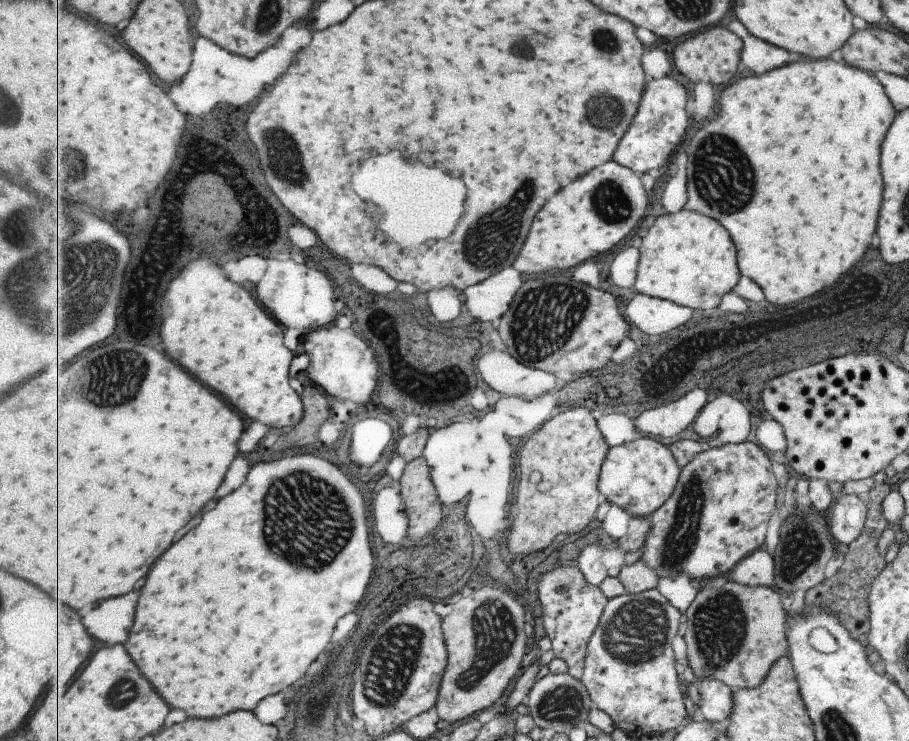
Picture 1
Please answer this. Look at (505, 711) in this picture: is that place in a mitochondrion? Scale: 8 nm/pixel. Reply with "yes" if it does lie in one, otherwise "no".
no

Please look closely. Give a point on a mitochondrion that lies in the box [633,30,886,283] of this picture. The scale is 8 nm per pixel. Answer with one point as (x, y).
(719, 157)

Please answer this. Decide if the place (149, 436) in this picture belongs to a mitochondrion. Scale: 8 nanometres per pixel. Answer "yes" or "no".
no

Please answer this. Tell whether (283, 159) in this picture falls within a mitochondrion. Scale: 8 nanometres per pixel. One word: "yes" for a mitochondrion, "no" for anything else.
yes

